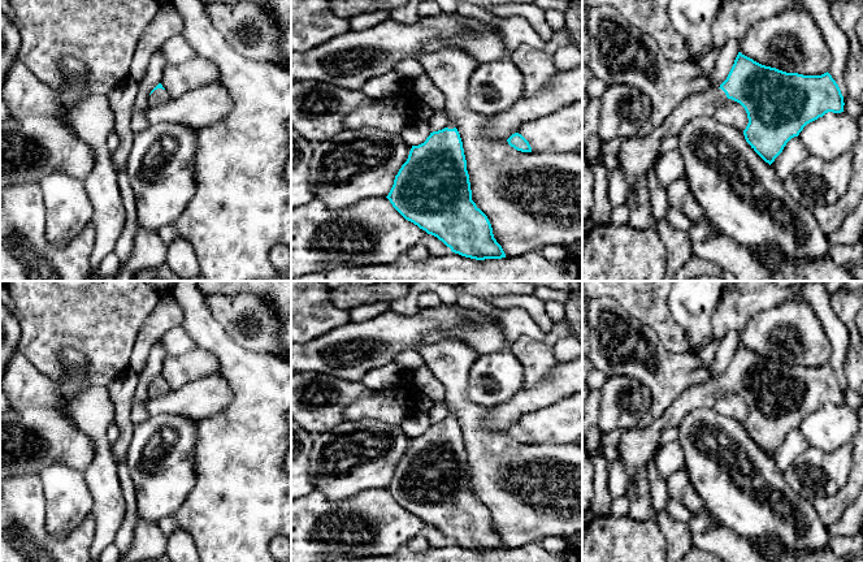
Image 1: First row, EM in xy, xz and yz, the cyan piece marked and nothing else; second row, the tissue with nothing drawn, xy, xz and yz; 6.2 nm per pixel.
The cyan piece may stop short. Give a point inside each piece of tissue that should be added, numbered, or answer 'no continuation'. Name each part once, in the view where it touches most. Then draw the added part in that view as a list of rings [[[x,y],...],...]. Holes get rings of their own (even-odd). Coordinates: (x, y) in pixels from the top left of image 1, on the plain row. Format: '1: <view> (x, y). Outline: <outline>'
1: yz (637, 446). Outline: [[[708,380],[688,388],[645,429],[630,429],[617,446],[626,472],[633,477],[628,488],[628,516],[634,522],[645,522],[655,516],[647,480],[647,464],[655,457],[656,445],[663,432],[677,427],[684,416],[695,408],[714,408],[716,401],[732,393],[721,380]]]

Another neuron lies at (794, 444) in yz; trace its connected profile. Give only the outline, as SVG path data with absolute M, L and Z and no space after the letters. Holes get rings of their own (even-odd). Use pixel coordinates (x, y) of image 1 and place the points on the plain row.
M798 428L792 429L782 444L771 455L777 468L784 474L793 461L810 448L808 441Z

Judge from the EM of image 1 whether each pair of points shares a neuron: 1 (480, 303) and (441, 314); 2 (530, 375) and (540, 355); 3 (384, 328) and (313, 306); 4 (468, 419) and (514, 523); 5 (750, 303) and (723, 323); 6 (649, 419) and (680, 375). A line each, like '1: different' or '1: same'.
1: different
2: same
3: different
4: same
5: same
6: same

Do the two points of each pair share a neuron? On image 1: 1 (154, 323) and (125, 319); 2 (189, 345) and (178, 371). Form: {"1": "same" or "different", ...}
{"1": "different", "2": "different"}

